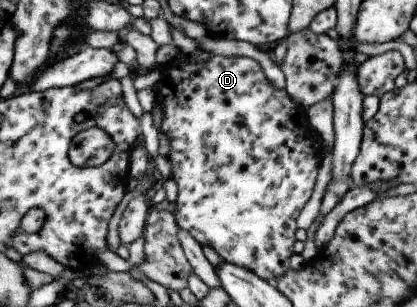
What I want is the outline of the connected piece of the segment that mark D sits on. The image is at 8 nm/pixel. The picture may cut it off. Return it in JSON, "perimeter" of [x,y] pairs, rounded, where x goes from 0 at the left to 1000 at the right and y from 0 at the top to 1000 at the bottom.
{"perimeter":[[[434,166],[415,199],[396,212],[379,212],[386,277],[379,277],[376,319],[388,355],[388,394],[379,423],[403,446],[408,492],[400,505],[410,534],[410,583],[427,606],[427,638],[417,684],[424,736],[451,752],[470,788],[499,798],[518,827],[544,857],[580,870],[619,896],[624,909],[655,922],[695,876],[695,837],[705,827],[700,811],[710,792],[707,759],[712,749],[710,713],[724,687],[724,674],[739,661],[739,648],[753,625],[760,596],[767,537],[772,537],[770,482],[777,466],[763,453],[763,430],[736,394],[736,355],[691,309],[683,290],[657,283],[633,241],[628,218],[609,192],[590,186],[540,186],[528,176],[506,179],[504,192],[477,195],[453,186]]]}

